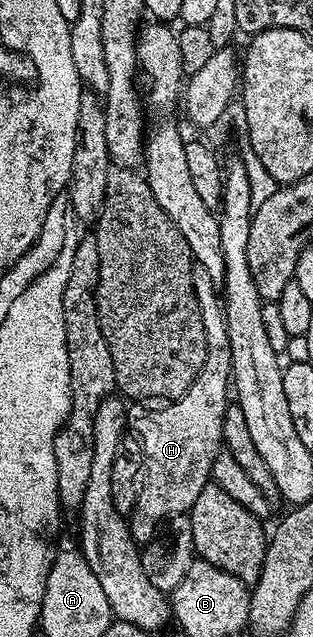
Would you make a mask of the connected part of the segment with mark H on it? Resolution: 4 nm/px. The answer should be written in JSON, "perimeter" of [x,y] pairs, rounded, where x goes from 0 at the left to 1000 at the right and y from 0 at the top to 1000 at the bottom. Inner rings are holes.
{"perimeter":[[[617,416],[613,438],[645,496],[645,515],[658,515],[658,571],[645,584],[585,622],[514,636],[524,637],[514,644],[457,644],[447,634],[406,639],[409,661],[419,673],[435,673],[428,681],[444,692],[447,708],[460,711],[435,794],[415,808],[422,845],[441,854],[489,849],[486,837],[508,819],[534,821],[562,807],[601,807],[610,802],[645,766],[671,761],[677,730],[709,706],[709,659],[735,636],[735,608],[744,604],[716,476],[658,421]]]}

